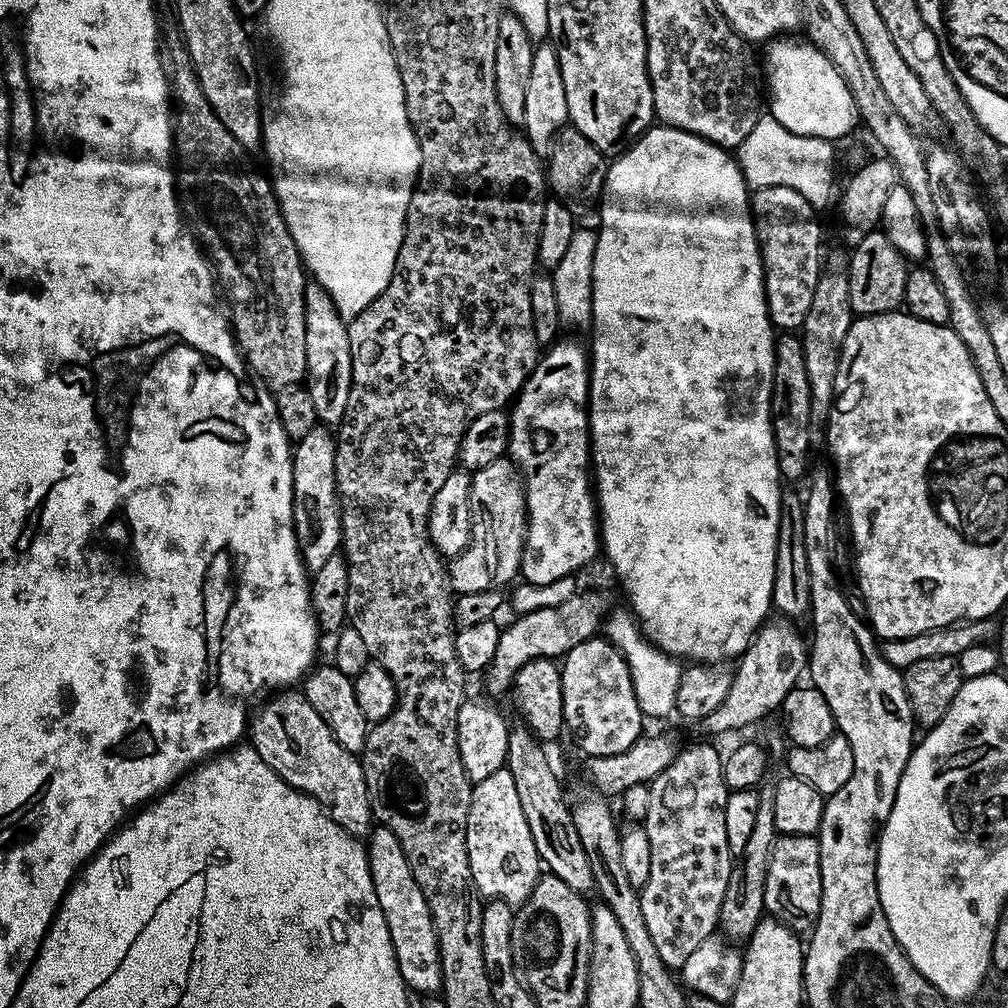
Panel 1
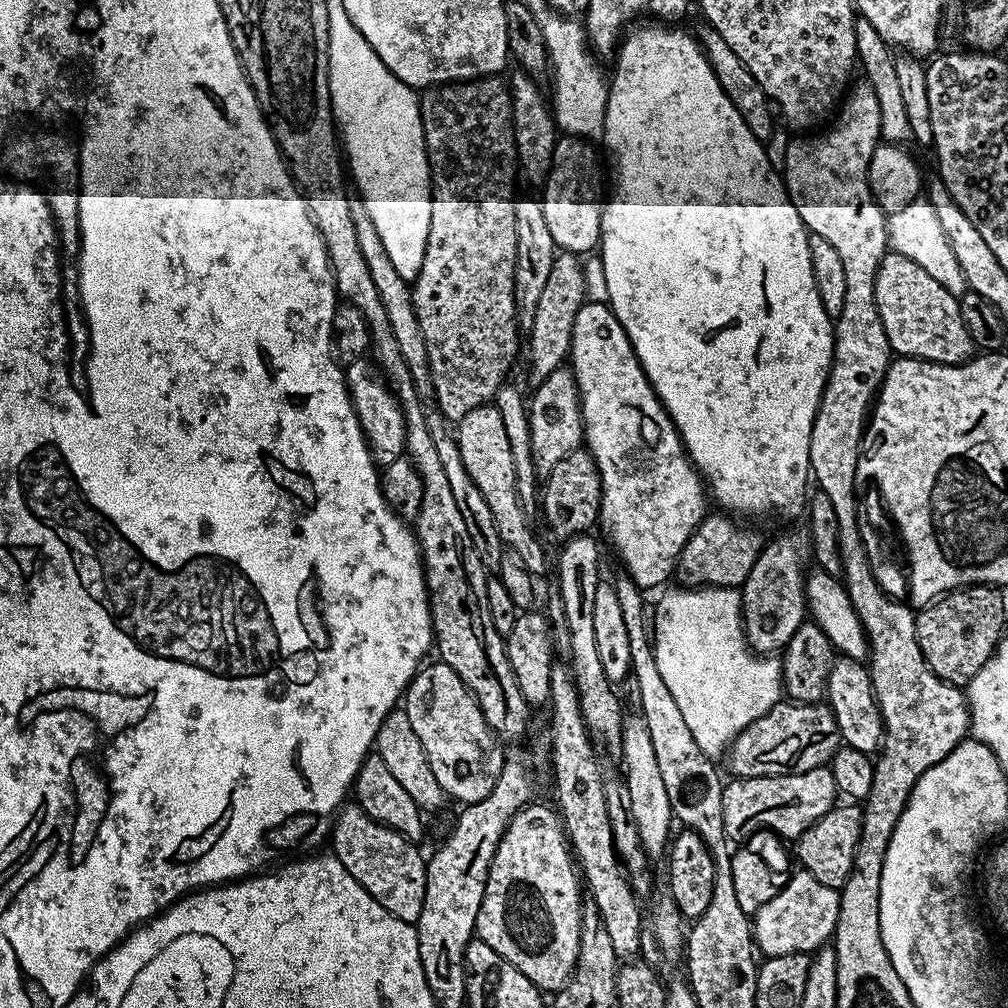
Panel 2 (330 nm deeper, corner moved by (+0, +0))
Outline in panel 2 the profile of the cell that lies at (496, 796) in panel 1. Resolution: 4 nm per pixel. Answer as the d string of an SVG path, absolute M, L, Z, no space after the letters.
M529 803L528 807L514 814L498 842L498 850L488 871L486 894L478 910L475 935L486 942L490 950L506 958L510 966L522 970L522 974L526 974L541 993L555 994L566 986L576 968L582 926L582 880L561 817L552 808L553 813L546 805L536 803Z

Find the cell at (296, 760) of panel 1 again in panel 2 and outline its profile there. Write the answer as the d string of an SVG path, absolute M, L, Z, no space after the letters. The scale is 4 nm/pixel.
M348 802L332 821L331 844L331 851L342 862L342 866L350 870L352 877L383 908L402 918L402 922L415 925L416 919L422 914L428 870L425 853L420 853L413 841L404 839L402 834L367 816L359 804Z

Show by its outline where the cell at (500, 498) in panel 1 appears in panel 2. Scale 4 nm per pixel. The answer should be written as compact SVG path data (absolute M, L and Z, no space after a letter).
M563 366L554 370L550 378L535 385L536 393L527 405L530 446L536 471L546 474L566 458L566 454L581 447L584 439L584 419L580 413L580 392L576 388L576 379L571 367Z

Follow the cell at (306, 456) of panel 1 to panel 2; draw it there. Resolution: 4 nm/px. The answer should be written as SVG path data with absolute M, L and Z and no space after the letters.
M368 358L358 359L347 365L346 379L348 397L352 400L373 460L377 465L385 466L403 457L406 452L406 430L408 429L404 421L404 410L400 407L400 401L396 399L396 393L382 379L377 365Z

